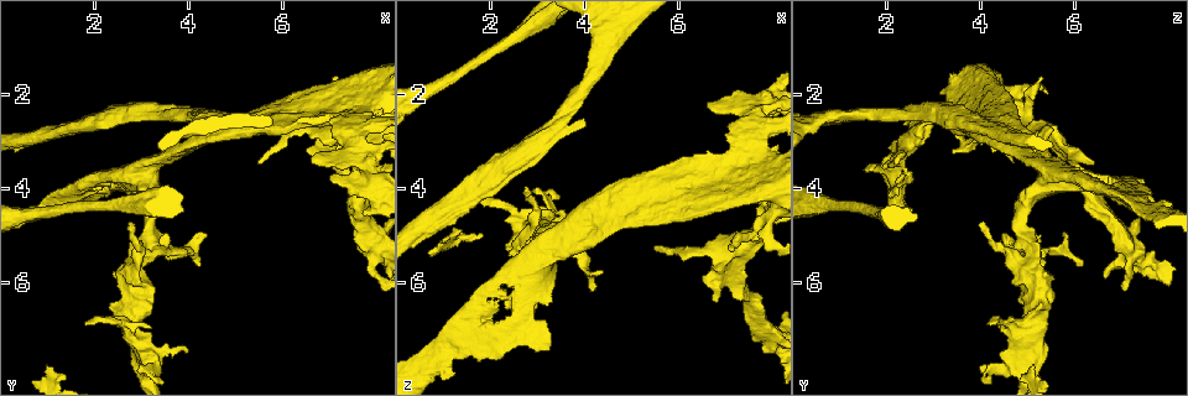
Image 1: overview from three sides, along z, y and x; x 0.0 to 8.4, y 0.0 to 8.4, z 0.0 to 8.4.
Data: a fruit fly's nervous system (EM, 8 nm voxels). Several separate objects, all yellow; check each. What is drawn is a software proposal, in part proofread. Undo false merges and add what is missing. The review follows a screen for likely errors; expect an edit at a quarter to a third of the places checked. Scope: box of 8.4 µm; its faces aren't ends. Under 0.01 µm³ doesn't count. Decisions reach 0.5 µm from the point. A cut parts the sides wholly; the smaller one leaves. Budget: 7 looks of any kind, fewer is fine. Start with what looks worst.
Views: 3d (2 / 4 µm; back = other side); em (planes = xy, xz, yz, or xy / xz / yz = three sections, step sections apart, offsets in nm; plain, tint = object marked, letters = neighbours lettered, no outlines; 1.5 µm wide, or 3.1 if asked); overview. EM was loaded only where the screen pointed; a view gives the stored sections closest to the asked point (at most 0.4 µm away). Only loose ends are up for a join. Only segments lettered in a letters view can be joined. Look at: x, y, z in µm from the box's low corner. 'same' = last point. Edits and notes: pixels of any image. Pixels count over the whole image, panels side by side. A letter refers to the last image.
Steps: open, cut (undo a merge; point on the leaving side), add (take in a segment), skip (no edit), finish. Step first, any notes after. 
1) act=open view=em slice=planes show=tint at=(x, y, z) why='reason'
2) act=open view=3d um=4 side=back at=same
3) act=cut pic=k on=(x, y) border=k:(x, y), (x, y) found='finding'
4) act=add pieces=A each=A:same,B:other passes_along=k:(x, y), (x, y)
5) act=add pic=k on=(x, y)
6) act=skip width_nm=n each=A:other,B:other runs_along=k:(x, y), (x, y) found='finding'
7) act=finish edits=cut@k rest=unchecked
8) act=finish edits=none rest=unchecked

act=open view=em slice=xy step=4 show=letters at=(6.75, 3.50, 2.25) why='branch stops here'

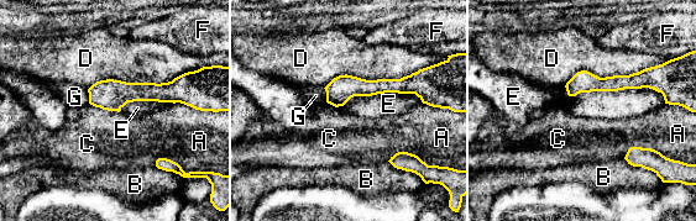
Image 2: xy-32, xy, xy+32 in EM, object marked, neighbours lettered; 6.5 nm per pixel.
act=open view=em slice=yz step=8 show=letters at=same why='cut it another way'

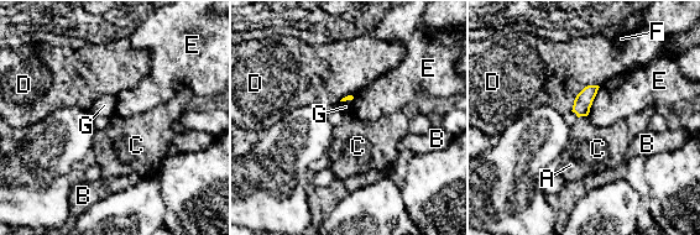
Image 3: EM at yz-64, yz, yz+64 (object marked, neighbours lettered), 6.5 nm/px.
act=skip each=A:other,B:other,C:other,D:other,E:other,F:other,G:other border=3:(600, 87), (586, 115) found='no lettered segment goes on from it'

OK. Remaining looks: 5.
act=open view=3d um=4 at=(2.65, 4.40, 0.65) why='calibre changes'

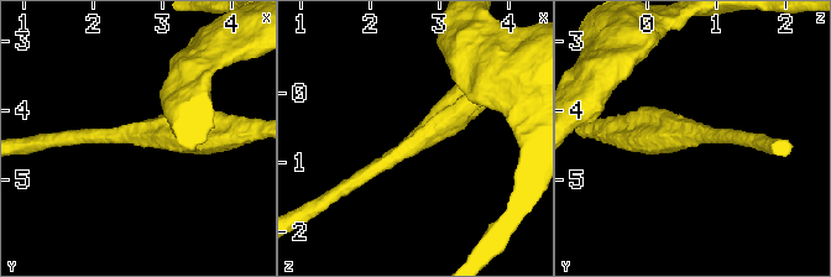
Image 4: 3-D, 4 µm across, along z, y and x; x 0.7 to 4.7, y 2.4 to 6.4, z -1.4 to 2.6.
act=open view=em slice=xz step=4 show=tint at=(2.65, 4.30, 0.70) why='now the EM'

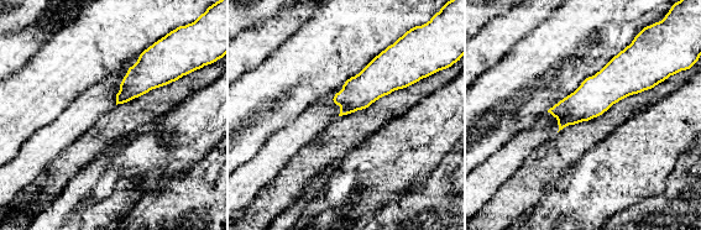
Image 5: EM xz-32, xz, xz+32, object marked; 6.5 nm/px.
act=open view=em slice=planes show=letters at=same

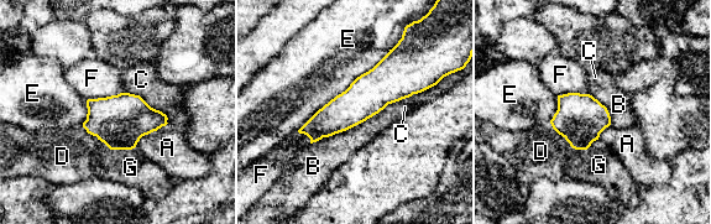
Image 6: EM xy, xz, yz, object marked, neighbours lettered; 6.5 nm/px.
act=skip each=A:other,B:other,C:other,D:other,E:other,F:other,G:other border=6:(403, 32), (371, 68), (297, 130) found='continuous, no second neuron'

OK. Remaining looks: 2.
act=finish edits=none rest=unchecked

